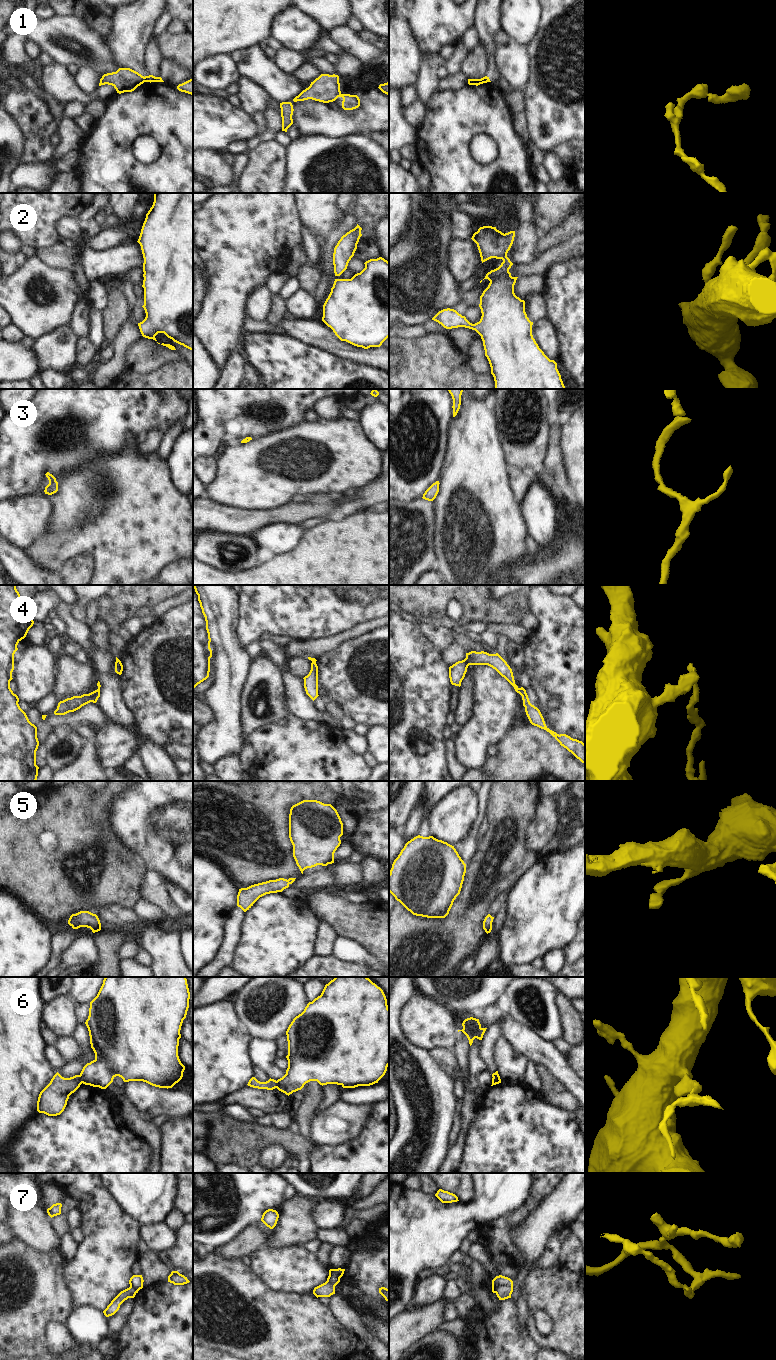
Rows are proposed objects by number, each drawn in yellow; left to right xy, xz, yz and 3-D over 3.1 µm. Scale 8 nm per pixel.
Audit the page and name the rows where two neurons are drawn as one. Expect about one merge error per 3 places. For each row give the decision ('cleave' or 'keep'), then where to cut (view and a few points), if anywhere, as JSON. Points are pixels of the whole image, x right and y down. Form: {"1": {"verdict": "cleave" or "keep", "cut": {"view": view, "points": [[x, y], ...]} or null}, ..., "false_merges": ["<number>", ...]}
{"1": {"verdict": "cleave", "cut": {"view": "xy", "points": [[144, 77], [146, 81]]}}, "2": {"verdict": "keep", "cut": null}, "3": {"verdict": "keep", "cut": null}, "4": {"verdict": "cleave", "cut": {"view": "yz", "points": [[464, 659], [467, 666]]}}, "5": {"verdict": "keep", "cut": null}, "6": {"verdict": "cleave", "cut": {"view": "xy", "points": [[79, 1075], [82, 1082]]}}, "7": {"verdict": "cleave", "cut": {"view": "yz", "points": [[512, 1285], [501, 1285], [495, 1292]]}}, "false_merges": ["1", "4", "6", "7"]}

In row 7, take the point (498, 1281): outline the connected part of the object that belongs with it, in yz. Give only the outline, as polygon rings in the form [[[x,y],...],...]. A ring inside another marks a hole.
[[[502,1275],[496,1276],[492,1280],[492,1292],[496,1293],[496,1289],[504,1285],[513,1286],[513,1281],[510,1278]]]

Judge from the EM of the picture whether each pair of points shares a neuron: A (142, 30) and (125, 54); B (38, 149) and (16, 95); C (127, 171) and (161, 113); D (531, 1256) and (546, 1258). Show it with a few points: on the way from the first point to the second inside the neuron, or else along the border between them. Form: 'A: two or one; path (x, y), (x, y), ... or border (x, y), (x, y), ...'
A: one; path (136, 36), (129, 43), (129, 48)
B: one; path (38, 136), (36, 115), (29, 108)
C: one; path (127, 155), (127, 140), (145, 122)
D: two; border (550, 1236), (543, 1254), (532, 1268)

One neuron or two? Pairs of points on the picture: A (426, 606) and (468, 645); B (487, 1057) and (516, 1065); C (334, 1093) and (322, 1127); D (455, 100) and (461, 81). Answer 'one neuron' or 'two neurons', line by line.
A: two neurons
B: two neurons
C: two neurons
D: two neurons

